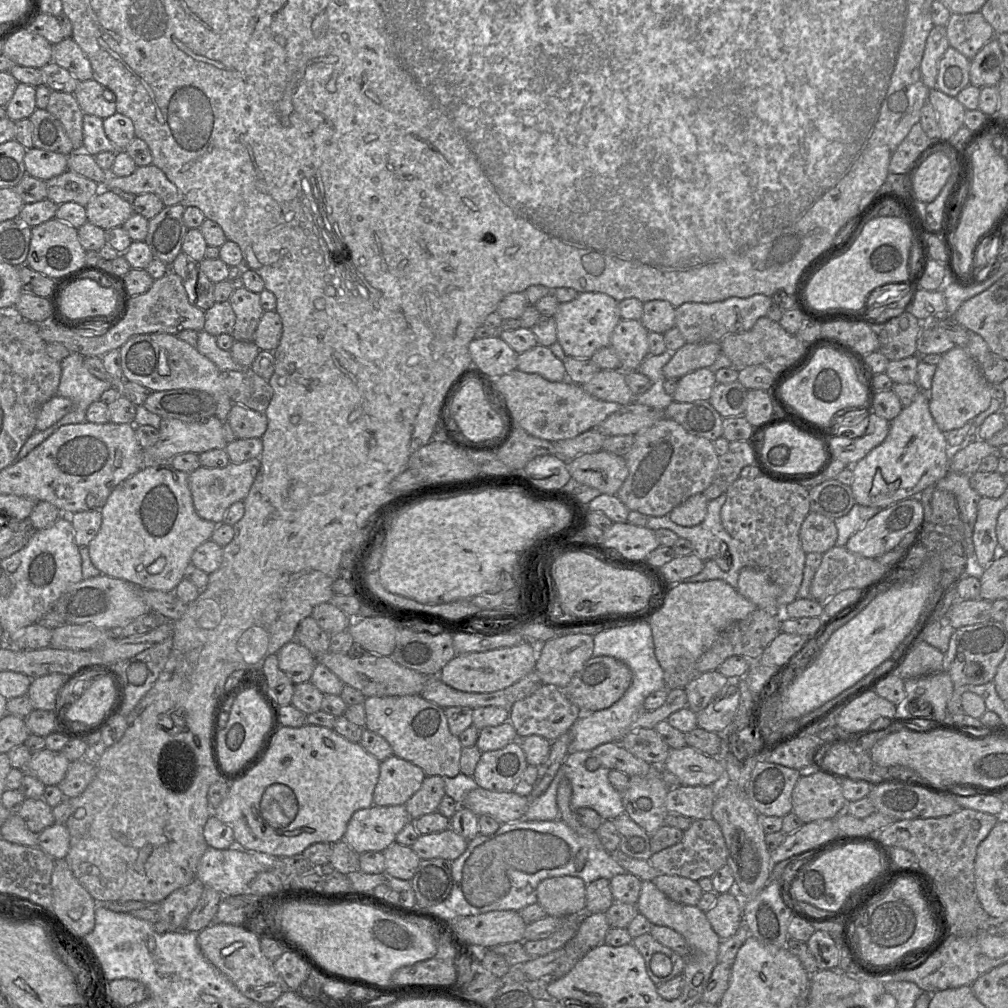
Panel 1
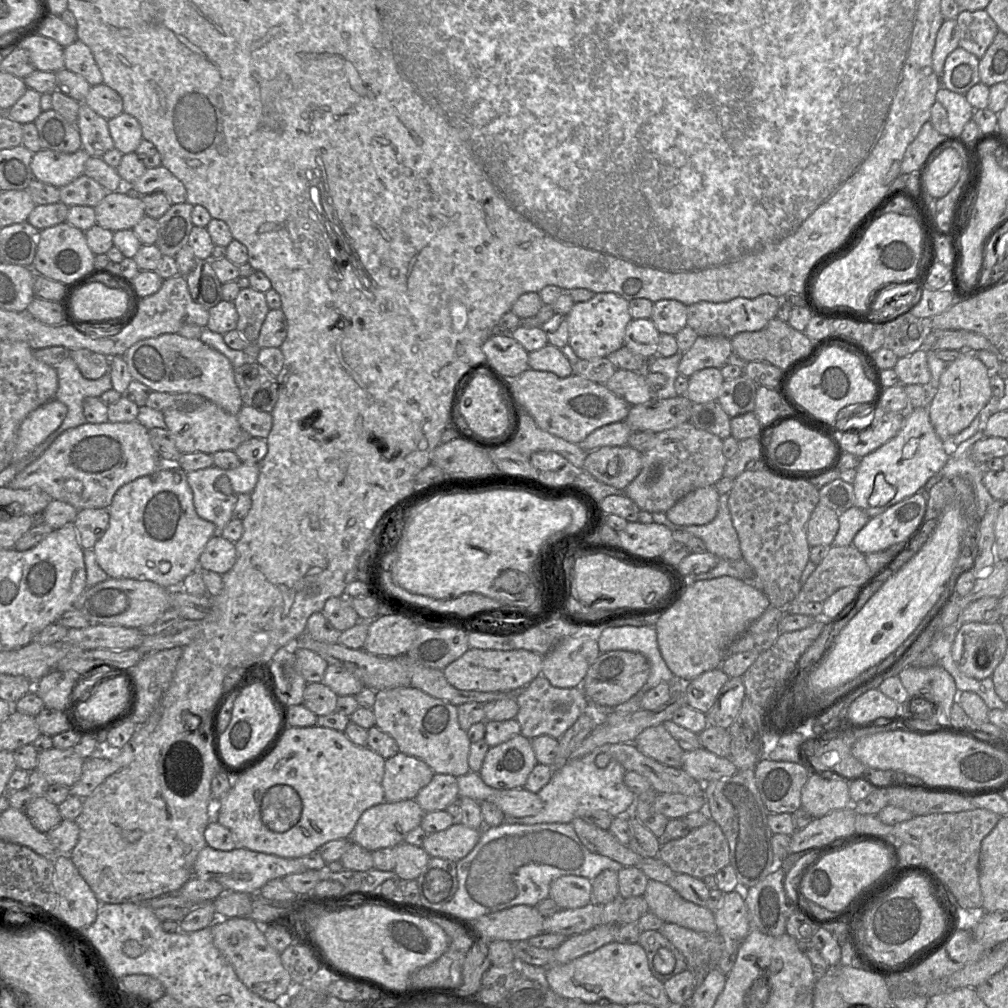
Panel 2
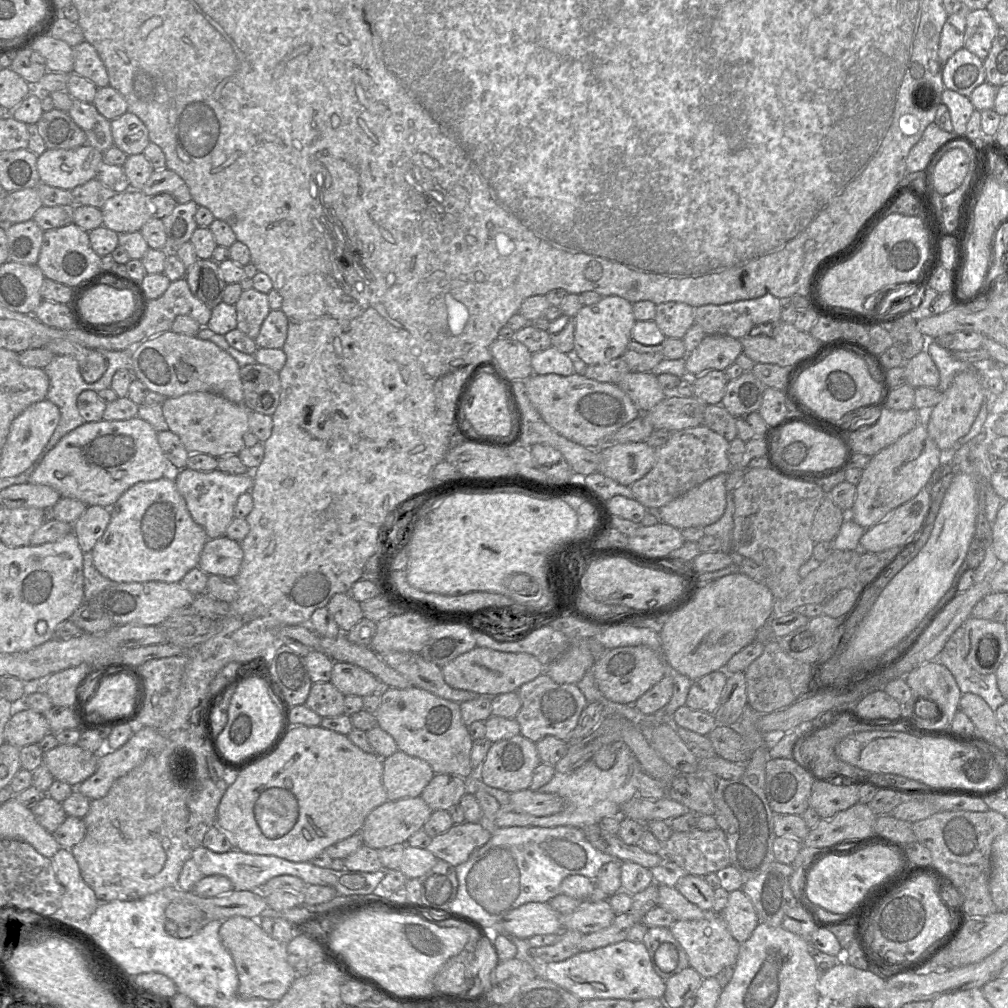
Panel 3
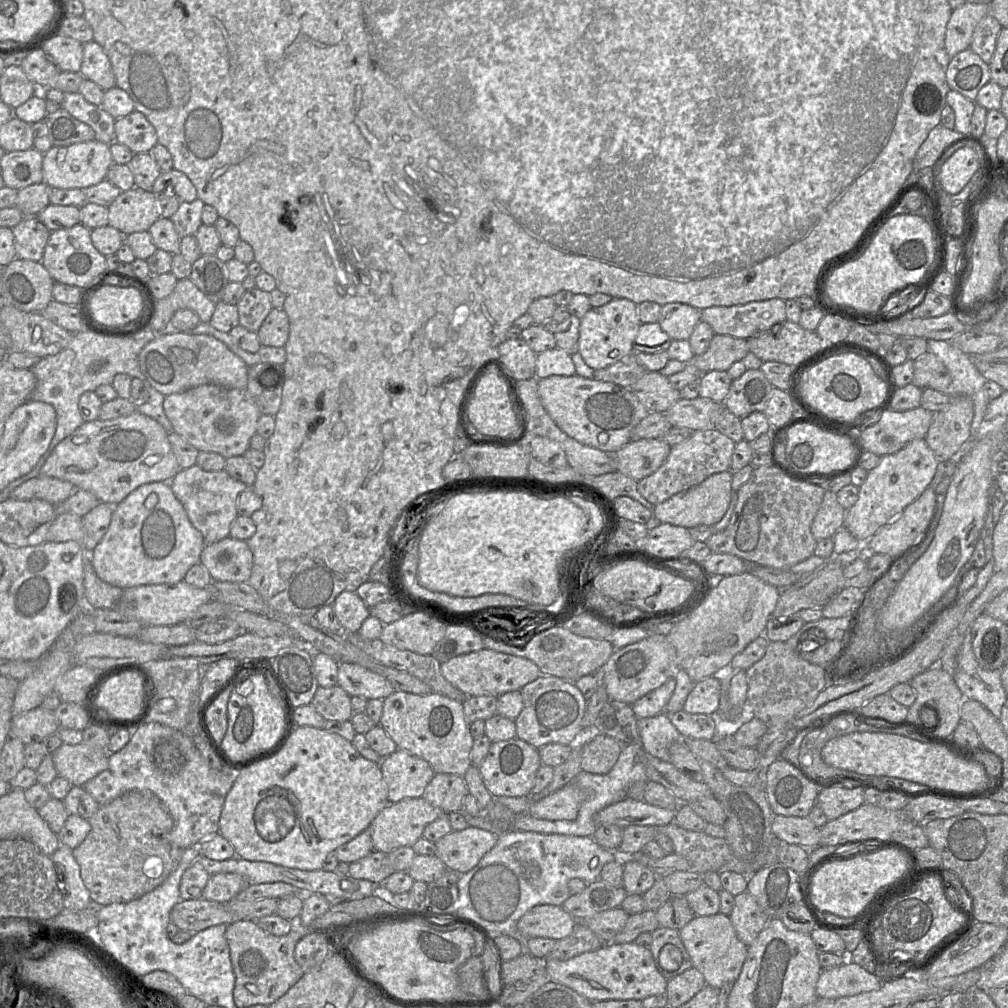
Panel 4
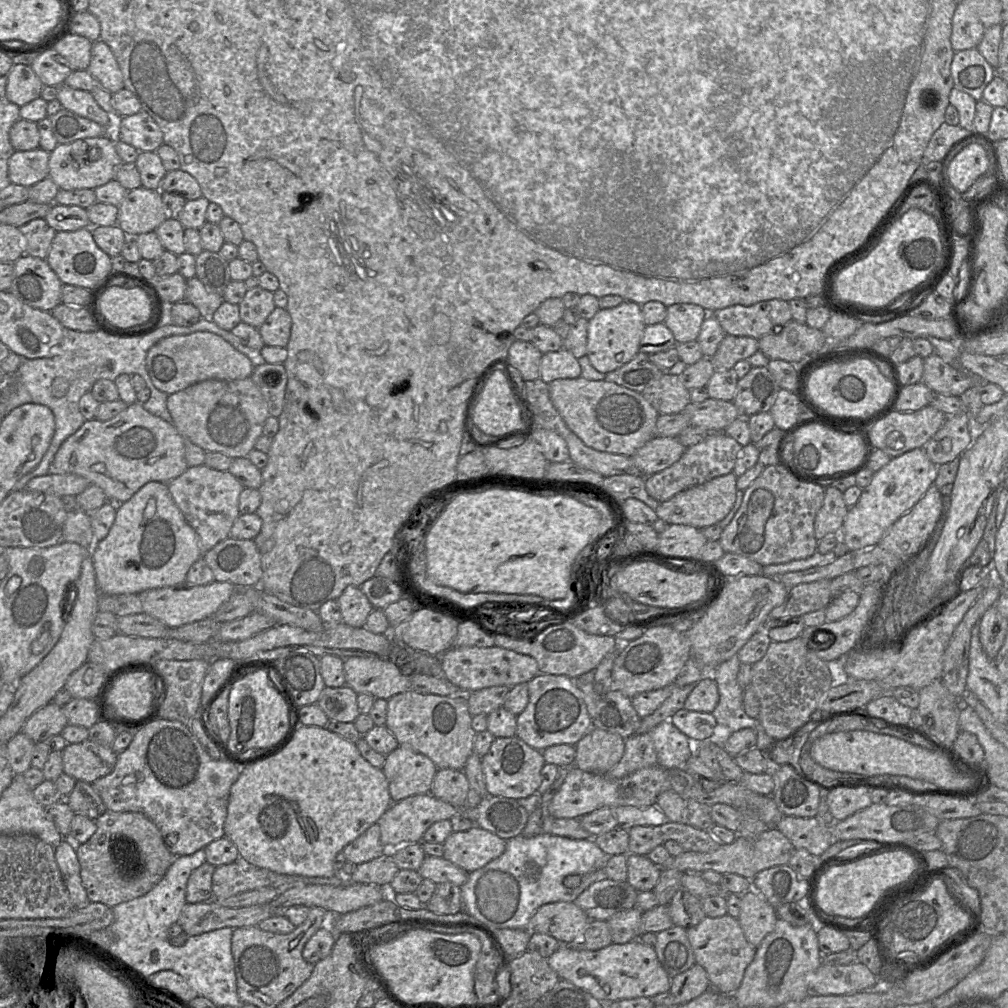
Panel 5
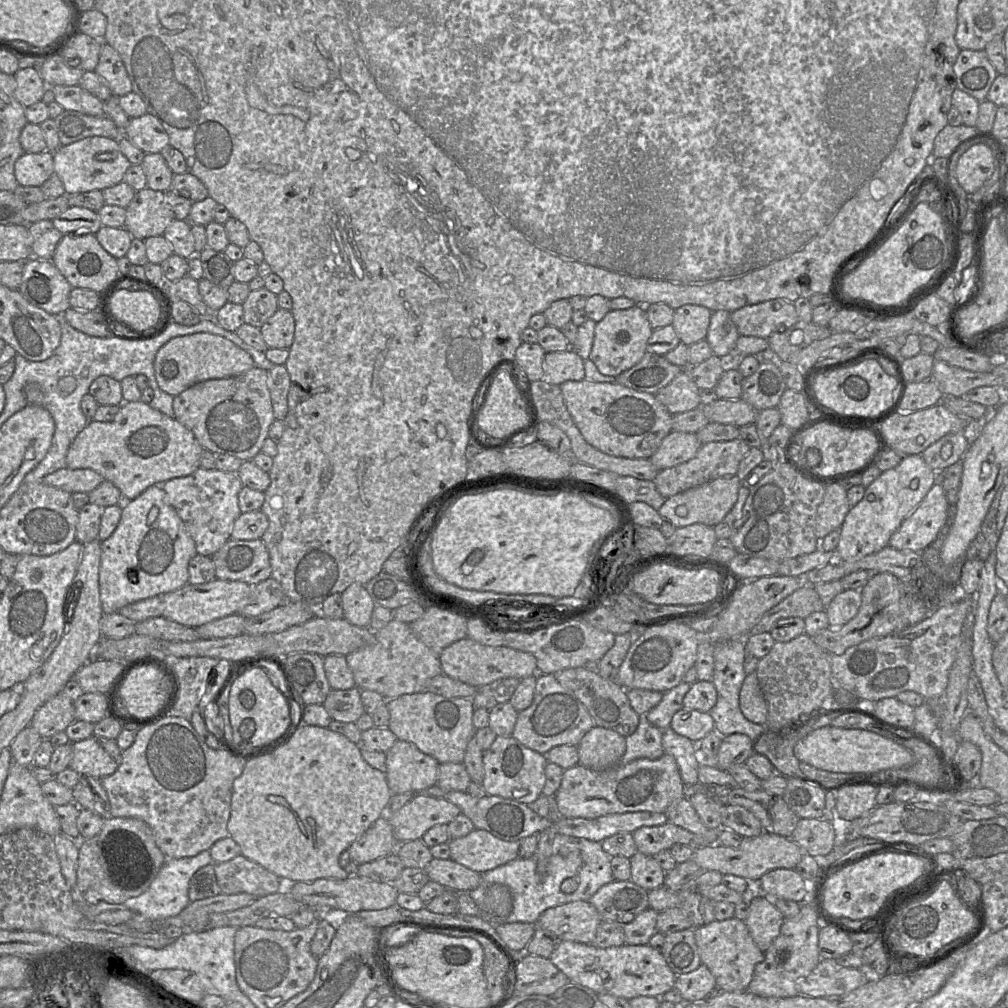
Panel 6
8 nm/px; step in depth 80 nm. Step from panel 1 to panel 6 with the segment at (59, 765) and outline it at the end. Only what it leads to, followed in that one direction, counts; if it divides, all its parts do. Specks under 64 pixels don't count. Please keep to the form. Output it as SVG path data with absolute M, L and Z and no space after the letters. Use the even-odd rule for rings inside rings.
M91 736L72 742L73 757L69 768L80 775L98 779L112 775L122 762L122 750L116 740Z

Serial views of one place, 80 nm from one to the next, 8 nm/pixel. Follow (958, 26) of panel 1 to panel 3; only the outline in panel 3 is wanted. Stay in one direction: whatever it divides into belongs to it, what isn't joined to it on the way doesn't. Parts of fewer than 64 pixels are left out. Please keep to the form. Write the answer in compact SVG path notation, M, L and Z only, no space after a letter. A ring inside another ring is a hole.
M987 9L968 11L964 35L964 48L984 60L998 32L998 25Z

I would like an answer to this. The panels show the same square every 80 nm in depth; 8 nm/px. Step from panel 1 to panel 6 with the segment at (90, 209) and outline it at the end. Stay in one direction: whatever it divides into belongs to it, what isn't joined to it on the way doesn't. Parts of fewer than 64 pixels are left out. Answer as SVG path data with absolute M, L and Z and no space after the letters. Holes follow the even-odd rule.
M148 187L135 192L126 209L124 228L133 238L145 240L163 235L167 226L175 219L164 199L164 192Z

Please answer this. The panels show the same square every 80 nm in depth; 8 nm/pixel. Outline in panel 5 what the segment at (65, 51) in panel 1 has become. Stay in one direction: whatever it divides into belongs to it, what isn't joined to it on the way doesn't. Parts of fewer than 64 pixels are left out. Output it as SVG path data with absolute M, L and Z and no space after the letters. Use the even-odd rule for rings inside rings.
M102 40L94 41L90 64L86 71L99 86L111 94L124 88L123 74L110 47Z

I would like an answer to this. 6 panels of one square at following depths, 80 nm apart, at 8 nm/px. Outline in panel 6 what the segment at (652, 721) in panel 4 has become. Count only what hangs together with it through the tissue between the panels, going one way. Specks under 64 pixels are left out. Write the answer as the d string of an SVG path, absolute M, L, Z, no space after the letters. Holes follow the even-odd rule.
M671 727L661 730L664 753L674 756L683 783L686 787L692 787L698 782L698 769L701 764L696 743L677 734Z

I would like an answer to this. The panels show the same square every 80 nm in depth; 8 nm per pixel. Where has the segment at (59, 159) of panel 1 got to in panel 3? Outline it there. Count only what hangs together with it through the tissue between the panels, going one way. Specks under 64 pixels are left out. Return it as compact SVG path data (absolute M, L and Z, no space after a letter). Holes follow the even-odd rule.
M90 145L72 149L46 149L37 157L40 182L72 190L95 179L103 153Z

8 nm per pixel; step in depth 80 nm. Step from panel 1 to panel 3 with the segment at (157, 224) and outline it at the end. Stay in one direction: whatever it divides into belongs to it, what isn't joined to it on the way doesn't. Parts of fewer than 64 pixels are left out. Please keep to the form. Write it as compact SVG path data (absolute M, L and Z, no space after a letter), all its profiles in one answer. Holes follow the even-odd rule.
M193 200L185 204L177 204L168 216L161 219L165 227L164 250L167 253L175 253L183 243L190 240L198 227L195 221L197 208L198 205Z

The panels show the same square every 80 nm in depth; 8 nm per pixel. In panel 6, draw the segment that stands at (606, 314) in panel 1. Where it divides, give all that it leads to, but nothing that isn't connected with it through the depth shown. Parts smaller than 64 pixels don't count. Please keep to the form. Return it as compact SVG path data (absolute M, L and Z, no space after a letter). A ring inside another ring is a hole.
M634 305L628 309L610 310L596 323L590 359L603 375L616 377L641 361L652 332L645 306Z

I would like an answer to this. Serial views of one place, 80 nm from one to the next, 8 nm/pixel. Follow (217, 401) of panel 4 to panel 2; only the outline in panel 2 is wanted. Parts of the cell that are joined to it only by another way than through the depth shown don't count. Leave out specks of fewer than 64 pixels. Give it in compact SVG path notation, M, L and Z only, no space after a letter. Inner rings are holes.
M210 401L192 412L169 410L164 411L163 415L166 429L172 434L181 454L202 452L213 455L219 451L234 451L240 445L241 427L237 416L227 413Z

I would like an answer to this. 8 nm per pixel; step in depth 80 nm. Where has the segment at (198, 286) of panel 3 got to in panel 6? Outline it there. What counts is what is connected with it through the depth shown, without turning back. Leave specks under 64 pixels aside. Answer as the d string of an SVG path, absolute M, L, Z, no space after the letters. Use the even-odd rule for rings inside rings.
M205 247L196 255L200 258L204 279L224 289L227 289L235 281L234 262L224 252Z

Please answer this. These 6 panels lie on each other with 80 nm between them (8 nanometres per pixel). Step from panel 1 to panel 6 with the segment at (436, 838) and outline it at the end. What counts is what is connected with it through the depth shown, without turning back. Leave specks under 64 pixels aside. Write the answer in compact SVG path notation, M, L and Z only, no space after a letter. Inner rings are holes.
M483 829L450 839L450 859L479 874L519 857L519 842L504 841Z

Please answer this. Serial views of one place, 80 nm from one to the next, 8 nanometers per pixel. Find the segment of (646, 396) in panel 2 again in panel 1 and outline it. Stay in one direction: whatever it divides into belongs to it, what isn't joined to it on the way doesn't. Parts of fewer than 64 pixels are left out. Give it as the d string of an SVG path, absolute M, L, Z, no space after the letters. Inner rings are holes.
M600 370L582 387L593 397L620 405L630 404L636 399L627 385L626 373L622 370Z

